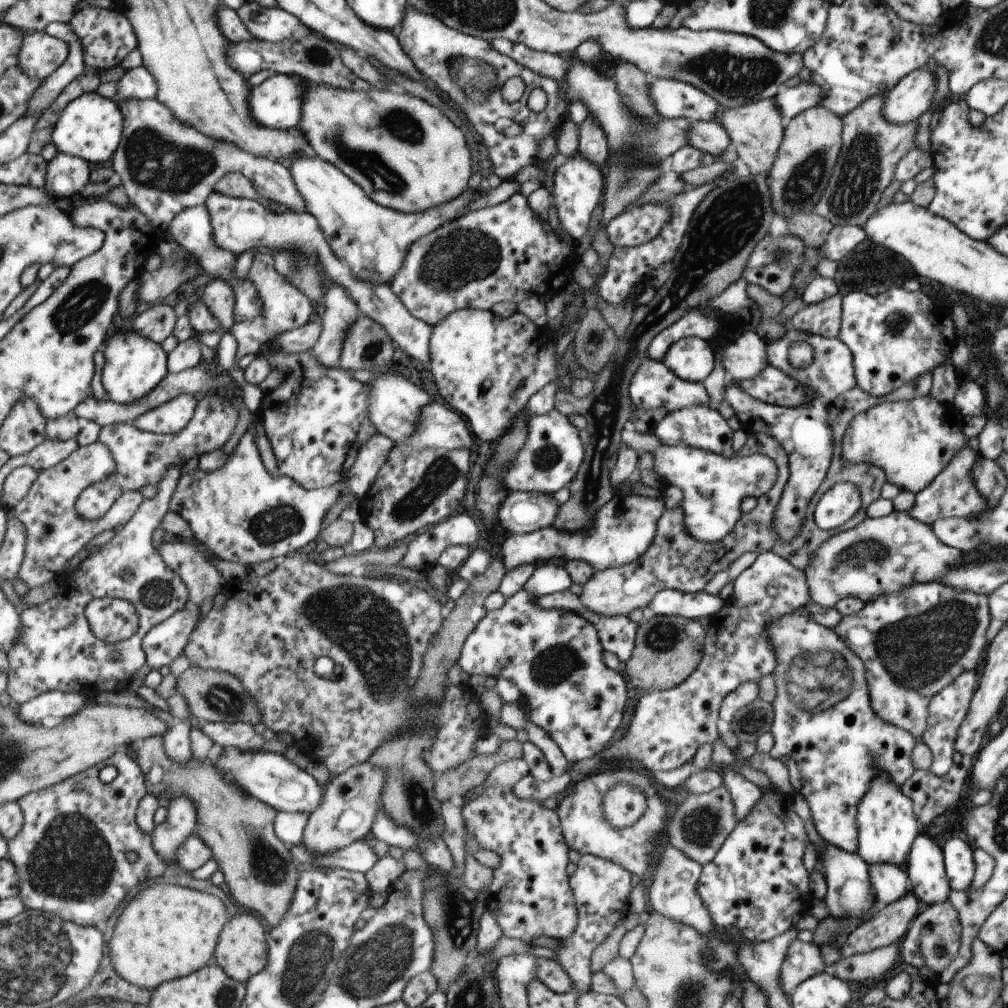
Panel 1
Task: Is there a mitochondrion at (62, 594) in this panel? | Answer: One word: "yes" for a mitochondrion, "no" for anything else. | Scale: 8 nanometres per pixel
no

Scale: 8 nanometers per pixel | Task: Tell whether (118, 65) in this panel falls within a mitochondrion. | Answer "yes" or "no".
no

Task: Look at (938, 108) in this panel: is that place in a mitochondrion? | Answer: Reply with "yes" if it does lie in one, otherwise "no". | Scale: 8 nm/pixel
no

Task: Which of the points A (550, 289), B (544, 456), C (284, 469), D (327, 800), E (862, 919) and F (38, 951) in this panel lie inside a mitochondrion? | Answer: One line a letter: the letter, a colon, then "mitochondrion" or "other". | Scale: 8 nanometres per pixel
A: other
B: mitochondrion
C: other
D: other
E: other
F: mitochondrion

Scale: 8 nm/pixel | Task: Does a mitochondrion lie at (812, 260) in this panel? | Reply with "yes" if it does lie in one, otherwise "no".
no

